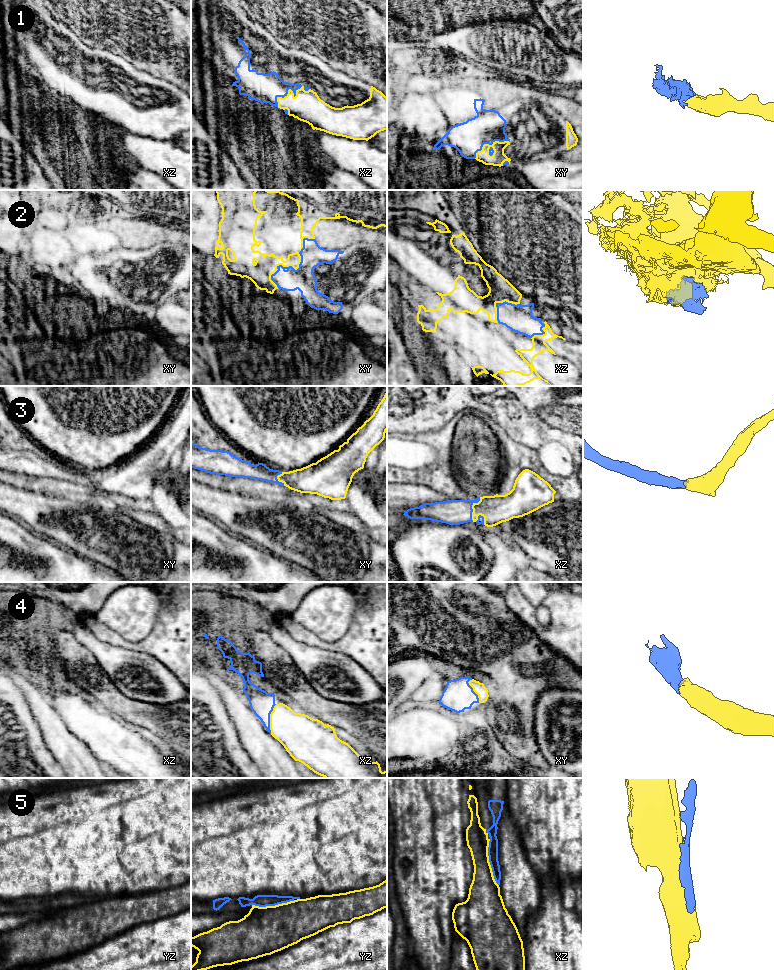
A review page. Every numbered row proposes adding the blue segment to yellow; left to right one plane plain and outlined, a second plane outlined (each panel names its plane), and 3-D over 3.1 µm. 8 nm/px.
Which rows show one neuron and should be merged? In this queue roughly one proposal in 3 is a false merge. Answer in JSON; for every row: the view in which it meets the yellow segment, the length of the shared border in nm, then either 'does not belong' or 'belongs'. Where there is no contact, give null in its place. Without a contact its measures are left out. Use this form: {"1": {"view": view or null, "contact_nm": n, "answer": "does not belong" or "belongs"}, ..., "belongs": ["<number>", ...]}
{"1": {"view": "xy", "contact_nm": 320, "answer": "belongs"}, "2": {"view": "xy", "contact_nm": 340, "answer": "does not belong"}, "3": {"view": "xz", "contact_nm": 220, "answer": "belongs"}, "4": {"view": "xz", "contact_nm": 240, "answer": "belongs"}, "5": {"view": "xz", "contact_nm": 380, "answer": "does not belong"}, "belongs": ["1", "3", "4"]}

